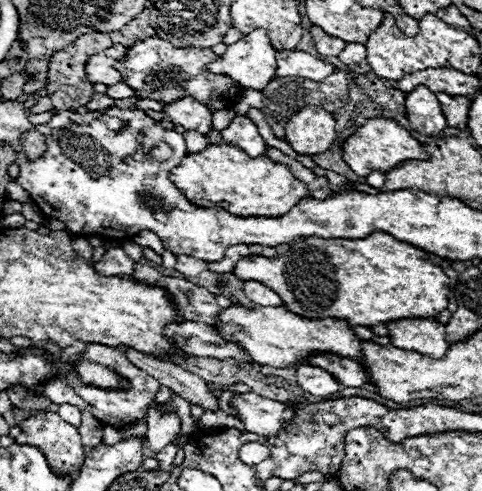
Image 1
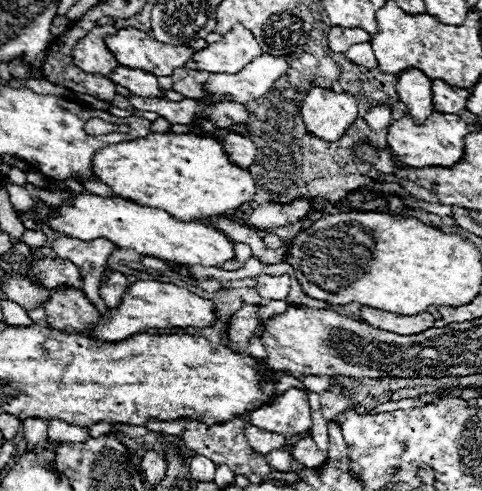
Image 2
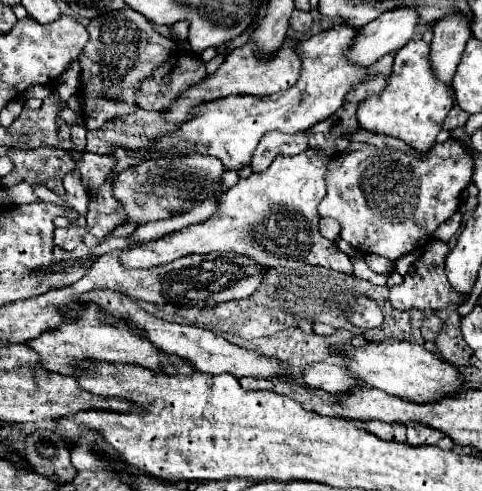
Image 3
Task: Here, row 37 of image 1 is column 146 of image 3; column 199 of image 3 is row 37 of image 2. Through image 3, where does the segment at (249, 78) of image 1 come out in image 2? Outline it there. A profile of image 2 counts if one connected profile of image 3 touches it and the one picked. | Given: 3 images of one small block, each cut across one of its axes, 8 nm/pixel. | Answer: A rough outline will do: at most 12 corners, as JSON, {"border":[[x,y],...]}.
{"border":[[236,24],[196,52],[198,70],[236,74],[262,56],[256,38]]}

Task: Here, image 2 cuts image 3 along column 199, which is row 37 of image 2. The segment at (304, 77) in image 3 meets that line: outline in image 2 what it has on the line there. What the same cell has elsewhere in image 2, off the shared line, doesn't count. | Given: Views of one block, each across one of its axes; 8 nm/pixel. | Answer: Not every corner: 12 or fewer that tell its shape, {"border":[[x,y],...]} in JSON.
{"border":[[136,28],[106,36],[120,66],[170,76],[194,56]]}

